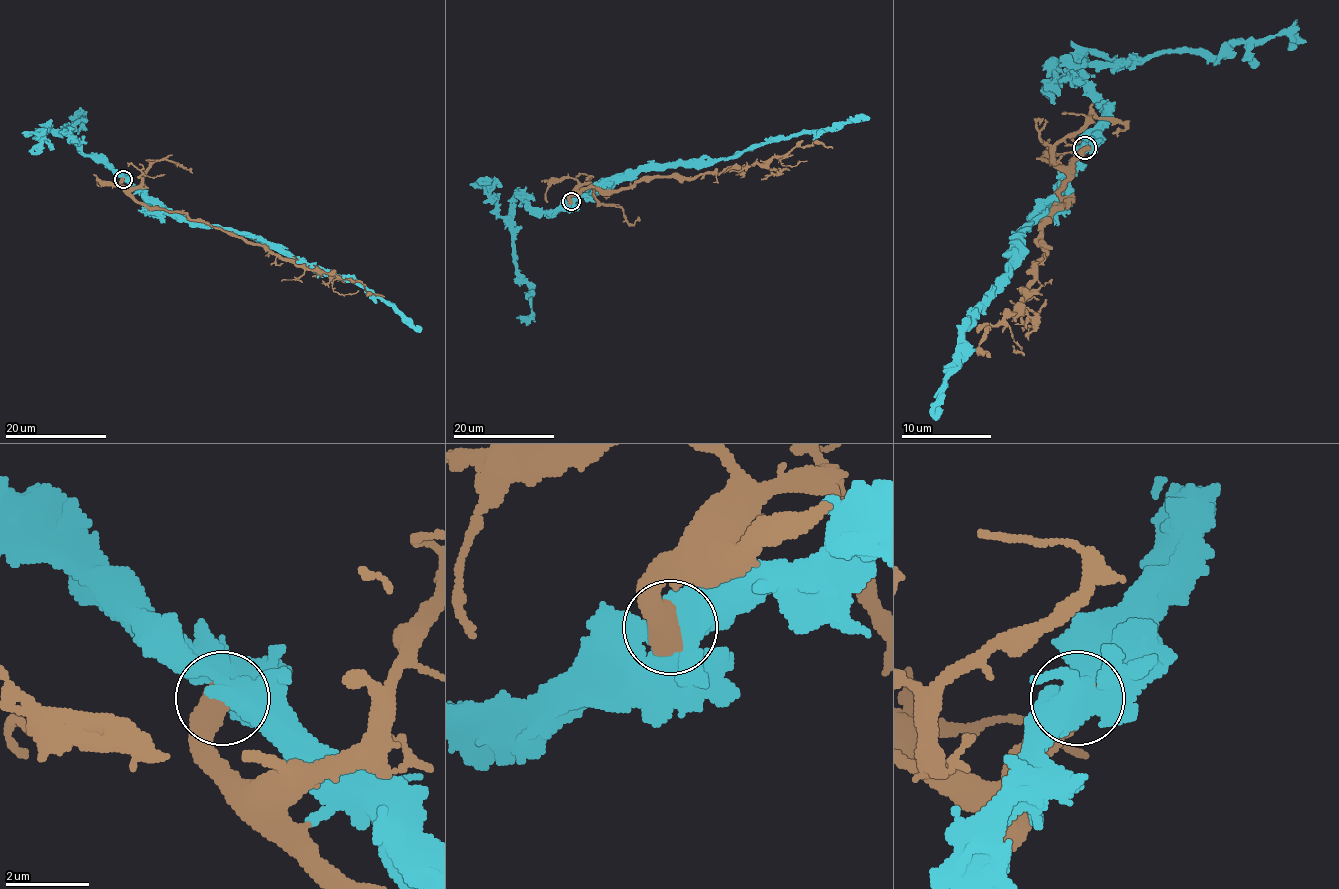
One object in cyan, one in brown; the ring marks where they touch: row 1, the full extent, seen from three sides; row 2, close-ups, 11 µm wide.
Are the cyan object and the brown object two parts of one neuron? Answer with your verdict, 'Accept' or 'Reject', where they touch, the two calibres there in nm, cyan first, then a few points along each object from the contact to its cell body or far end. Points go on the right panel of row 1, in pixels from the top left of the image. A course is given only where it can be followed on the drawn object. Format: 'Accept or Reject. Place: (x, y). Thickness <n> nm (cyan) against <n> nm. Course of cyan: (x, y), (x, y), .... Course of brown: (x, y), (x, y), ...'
Reject. Place: (1084, 148). Thickness 600 nm (cyan) against 700 nm. Course of cyan: (1085, 148), (1065, 182), (1031, 218), (1009, 267), (968, 319), (959, 366), (946, 380), (934, 418). Course of brown: (1085, 148), (1060, 189), (1062, 204), (1042, 225), (1035, 276), (1018, 308), (979, 344), (991, 357)

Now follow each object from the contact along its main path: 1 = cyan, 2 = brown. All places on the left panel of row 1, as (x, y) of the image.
1: (123, 179), (128, 179), (166, 210), (185, 219), (262, 236), (307, 263), (350, 275), (390, 302), (421, 331)
2: (123, 179), (122, 186), (139, 202), (182, 211), (264, 244), (297, 264), (358, 280), (385, 297)

